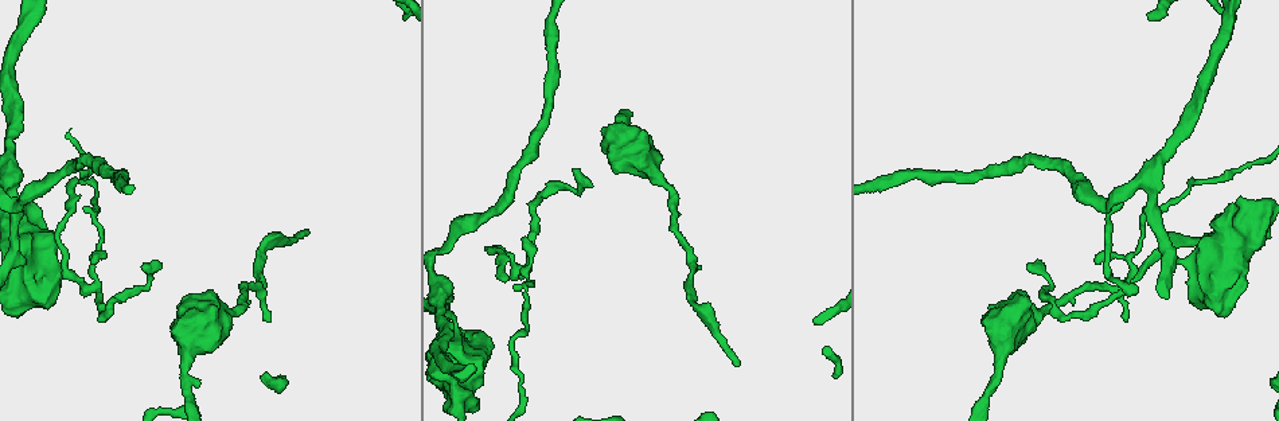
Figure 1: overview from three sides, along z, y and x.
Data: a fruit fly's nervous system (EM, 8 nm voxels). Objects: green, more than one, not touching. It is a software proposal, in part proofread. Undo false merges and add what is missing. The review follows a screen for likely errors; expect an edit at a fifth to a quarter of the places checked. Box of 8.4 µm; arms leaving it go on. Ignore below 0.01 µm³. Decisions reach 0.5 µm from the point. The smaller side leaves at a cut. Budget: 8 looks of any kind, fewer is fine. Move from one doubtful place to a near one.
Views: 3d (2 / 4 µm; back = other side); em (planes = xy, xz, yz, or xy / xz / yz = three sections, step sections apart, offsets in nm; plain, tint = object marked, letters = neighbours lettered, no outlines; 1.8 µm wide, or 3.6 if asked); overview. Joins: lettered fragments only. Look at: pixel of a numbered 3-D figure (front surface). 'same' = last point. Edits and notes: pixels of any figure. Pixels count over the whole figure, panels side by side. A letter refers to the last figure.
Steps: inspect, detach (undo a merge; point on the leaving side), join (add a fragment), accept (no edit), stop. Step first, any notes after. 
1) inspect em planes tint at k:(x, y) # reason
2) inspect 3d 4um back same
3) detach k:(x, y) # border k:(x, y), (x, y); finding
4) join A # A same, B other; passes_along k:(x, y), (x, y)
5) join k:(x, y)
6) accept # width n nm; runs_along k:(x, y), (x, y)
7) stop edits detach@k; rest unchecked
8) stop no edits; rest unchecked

inspect 3d 4um at 1:(1047, 274) # sharp bend

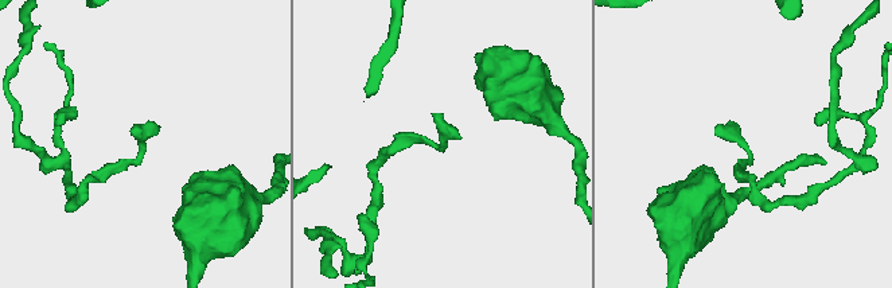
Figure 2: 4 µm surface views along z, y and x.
inspect em yz step 4 tint at 2:(744, 142) # need the tissue

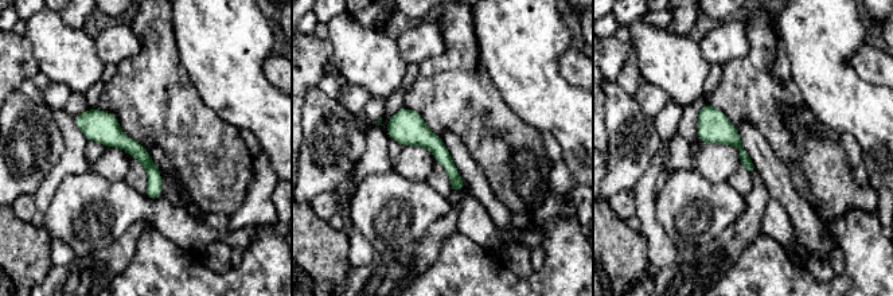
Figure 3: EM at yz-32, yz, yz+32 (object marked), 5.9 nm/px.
inspect em planes letters same # cut it another way

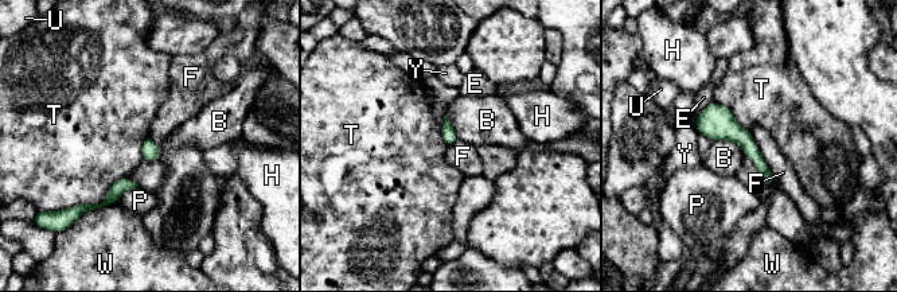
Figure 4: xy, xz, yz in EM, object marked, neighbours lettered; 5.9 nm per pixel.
accept # width 90 nm; B other, E other, F other, H other, P other, T other, U other, W other, Y other; all the same cell

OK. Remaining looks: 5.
inspect em yz step 4 letters at 1:(737, 364) # tapers out

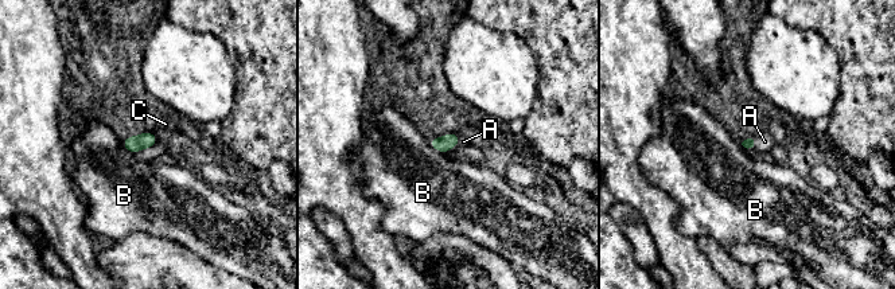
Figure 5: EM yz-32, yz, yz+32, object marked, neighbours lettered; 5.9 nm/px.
join A # A same, B other, C other; passes_along 5:(448, 141), (458, 141), (463, 141); the cell continues

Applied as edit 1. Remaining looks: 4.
inspect overview

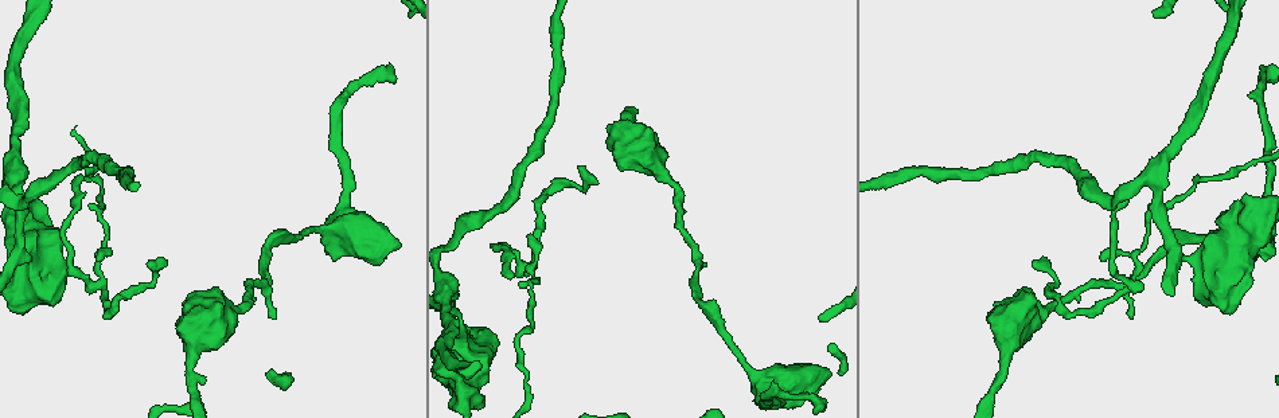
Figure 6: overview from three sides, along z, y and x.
inspect 3d 4um at 6:(512, 275) # branch stops here

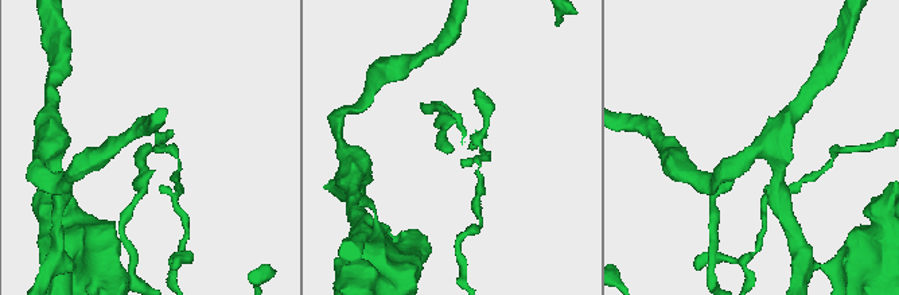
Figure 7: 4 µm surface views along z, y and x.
inspect em planes letters at 7:(453, 149)

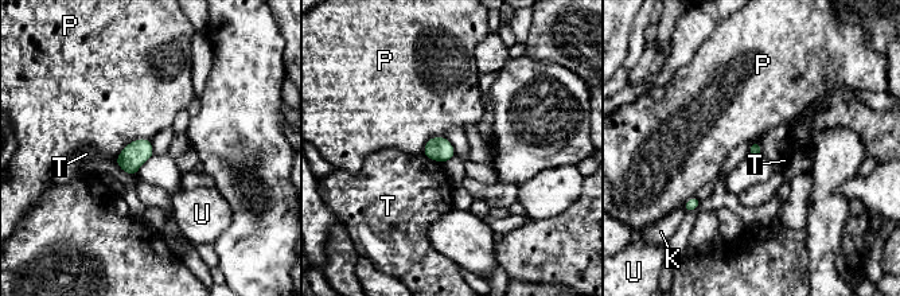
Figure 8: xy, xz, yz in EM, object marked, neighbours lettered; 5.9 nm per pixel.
accept # width 80 nm; K other, P other, T other, U other; border 8:(150, 139), (129, 141), (115, 159); none of them fits

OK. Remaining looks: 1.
stop edits join@5; rest unchecked

